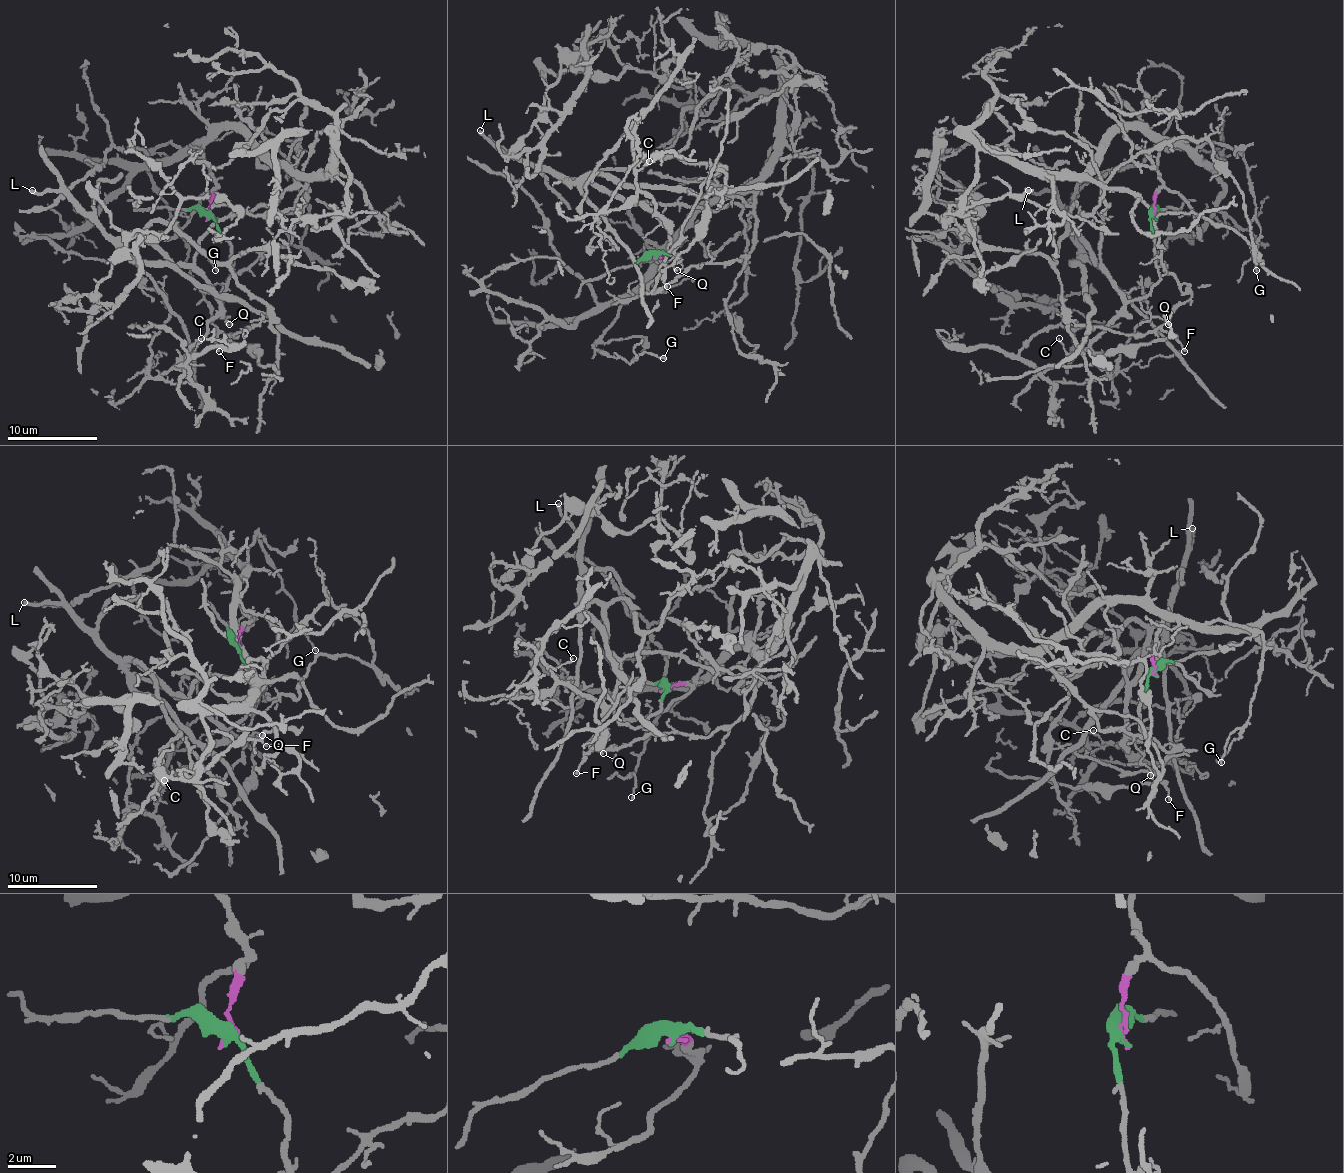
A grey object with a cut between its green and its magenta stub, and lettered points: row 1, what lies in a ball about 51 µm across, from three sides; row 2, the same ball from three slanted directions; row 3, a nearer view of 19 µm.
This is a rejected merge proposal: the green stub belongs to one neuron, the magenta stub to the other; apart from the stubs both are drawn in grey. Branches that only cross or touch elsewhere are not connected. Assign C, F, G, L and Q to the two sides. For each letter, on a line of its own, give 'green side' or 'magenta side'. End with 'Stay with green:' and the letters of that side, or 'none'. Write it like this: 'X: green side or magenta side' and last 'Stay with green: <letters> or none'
C: green side
F: magenta side
G: magenta side
L: green side
Q: green side
Stay with green: C, L, Q

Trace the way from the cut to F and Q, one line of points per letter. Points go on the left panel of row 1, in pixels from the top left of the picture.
F: (207, 214), (216, 179), (202, 147), (223, 129), (241, 129), (308, 188), (285, 246), (205, 295), (218, 351)
Q: (207, 214), (229, 244), (229, 279), (220, 313), (229, 324)

